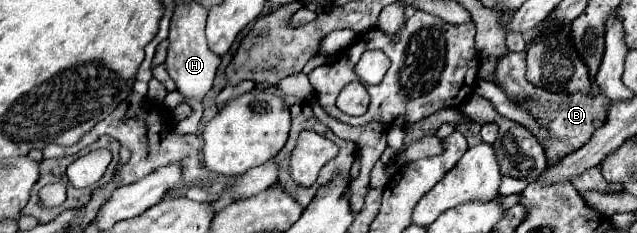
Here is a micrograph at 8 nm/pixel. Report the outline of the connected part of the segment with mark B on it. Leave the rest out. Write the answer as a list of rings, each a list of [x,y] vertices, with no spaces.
[[[511,52],[509,56],[501,58],[497,64],[497,72],[495,72],[495,84],[501,86],[507,94],[507,98],[523,108],[525,112],[529,112],[531,116],[535,116],[537,122],[541,122],[545,128],[549,128],[551,132],[551,140],[565,140],[565,144],[551,144],[551,140],[539,140],[539,144],[545,148],[545,156],[549,162],[557,164],[557,160],[565,158],[567,154],[575,152],[577,148],[581,148],[583,144],[587,144],[587,140],[591,138],[591,134],[595,132],[595,128],[601,128],[607,120],[607,106],[609,100],[607,96],[599,94],[583,94],[583,92],[575,92],[575,94],[567,94],[567,92],[547,92],[545,88],[535,88],[535,84],[531,84],[525,78],[525,52]]]

